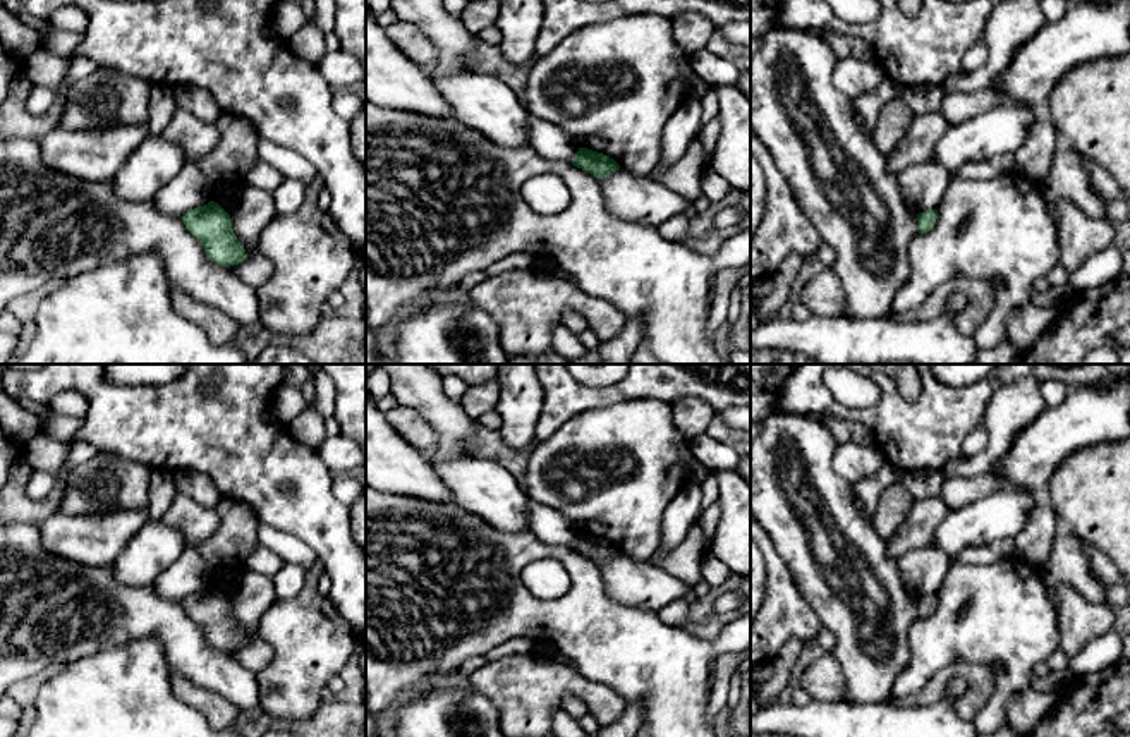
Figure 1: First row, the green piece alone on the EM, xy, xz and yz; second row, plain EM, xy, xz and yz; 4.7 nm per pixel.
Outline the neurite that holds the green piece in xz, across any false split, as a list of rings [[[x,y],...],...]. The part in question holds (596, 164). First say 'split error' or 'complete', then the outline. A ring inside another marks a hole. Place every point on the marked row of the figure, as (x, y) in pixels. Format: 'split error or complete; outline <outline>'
complete; outline [[[579,148],[572,165],[589,172],[591,175],[598,179],[603,179],[608,174],[620,168],[620,165],[613,158],[587,148]]]

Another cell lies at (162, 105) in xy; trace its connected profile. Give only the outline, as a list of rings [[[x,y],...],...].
[[[153,84],[148,103],[148,129],[153,136],[161,136],[177,112],[173,88]]]

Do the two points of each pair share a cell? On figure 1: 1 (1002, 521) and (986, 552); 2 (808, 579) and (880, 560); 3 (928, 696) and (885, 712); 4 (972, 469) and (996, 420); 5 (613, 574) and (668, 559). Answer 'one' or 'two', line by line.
1: two
2: one
3: two
4: one
5: two

